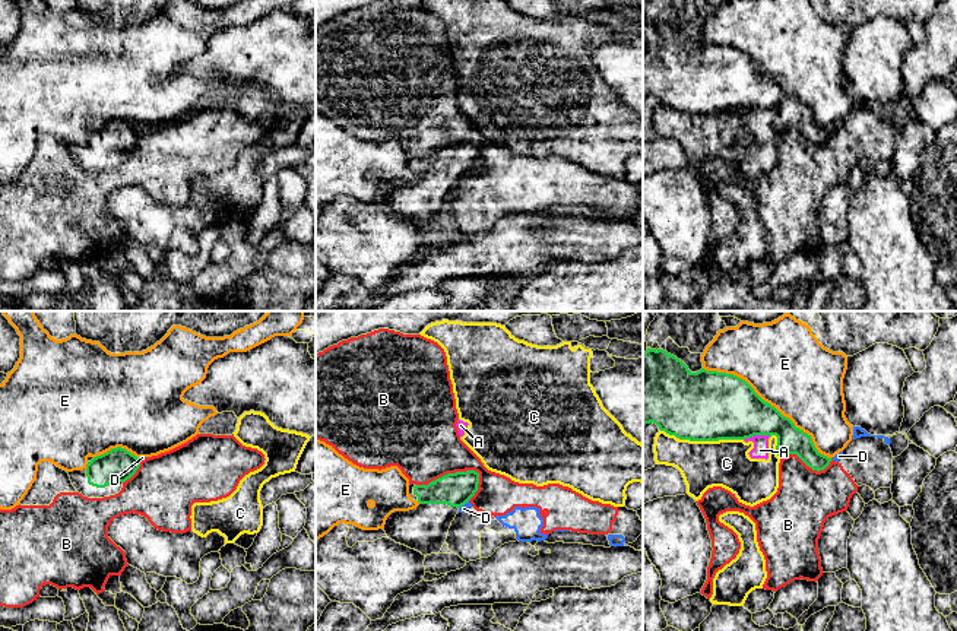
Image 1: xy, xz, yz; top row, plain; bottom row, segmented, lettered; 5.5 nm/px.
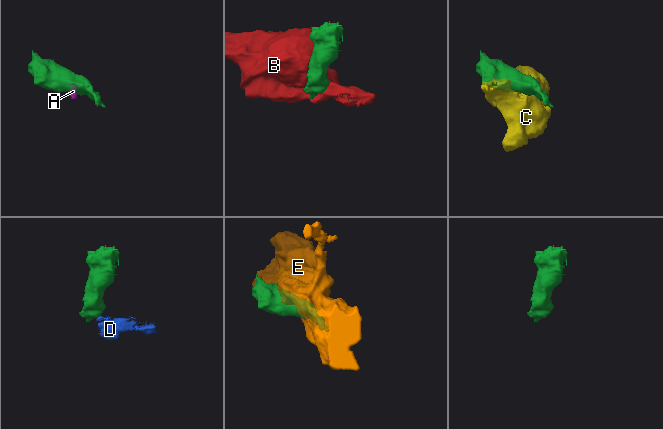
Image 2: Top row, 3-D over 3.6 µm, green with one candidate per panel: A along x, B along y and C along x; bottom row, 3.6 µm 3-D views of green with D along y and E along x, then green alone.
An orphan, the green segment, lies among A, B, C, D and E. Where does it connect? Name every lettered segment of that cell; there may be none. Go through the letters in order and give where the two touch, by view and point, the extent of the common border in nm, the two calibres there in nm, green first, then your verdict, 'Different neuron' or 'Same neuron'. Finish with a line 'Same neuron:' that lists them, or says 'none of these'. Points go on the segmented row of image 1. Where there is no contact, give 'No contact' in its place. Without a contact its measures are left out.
A: Touches green at yz (756, 434). Shared border 150 nm. Thickness 360 nm (green) against 90 nm. Different neuron
B: Touches green at xz (447, 473). Shared border 360 nm. Thickness 190 nm (green) against 400 nm. Different neuron
C: Touches green at yz (702, 440). Shared border 460 nm. Thickness 380 nm (green) against 260 nm. Different neuron
D: Touches green at xz (463, 504). Shared border 80 nm. Thickness 190 nm (green) against 50 nm. Different neuron
E: Touches green at yz (769, 403). Shared border 850 nm. Thickness 360 nm (green) against 440 nm. Different neuron
Same neuron: none of these

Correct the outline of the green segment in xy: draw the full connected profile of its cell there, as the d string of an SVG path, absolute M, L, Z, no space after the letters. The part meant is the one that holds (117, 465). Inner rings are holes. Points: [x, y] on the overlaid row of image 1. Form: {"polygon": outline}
{"polygon": "M117 447L94 457L83 470L67 472L76 491L88 498L104 498L121 491L140 466L140 459Z"}

